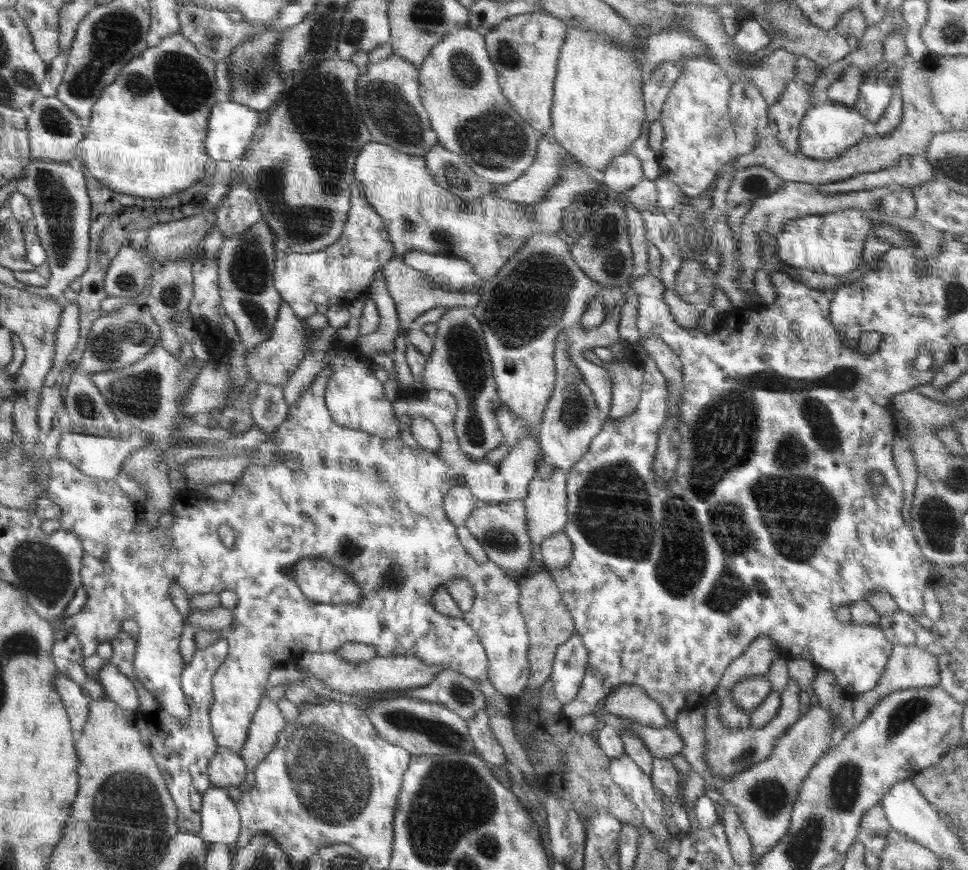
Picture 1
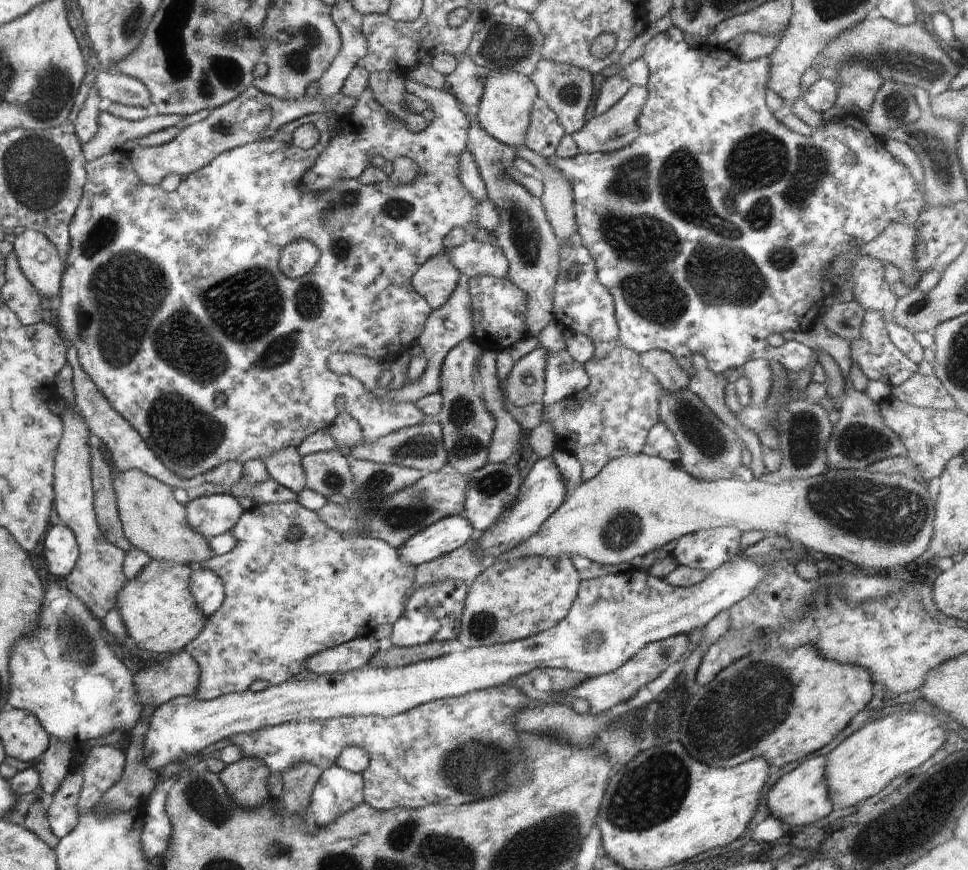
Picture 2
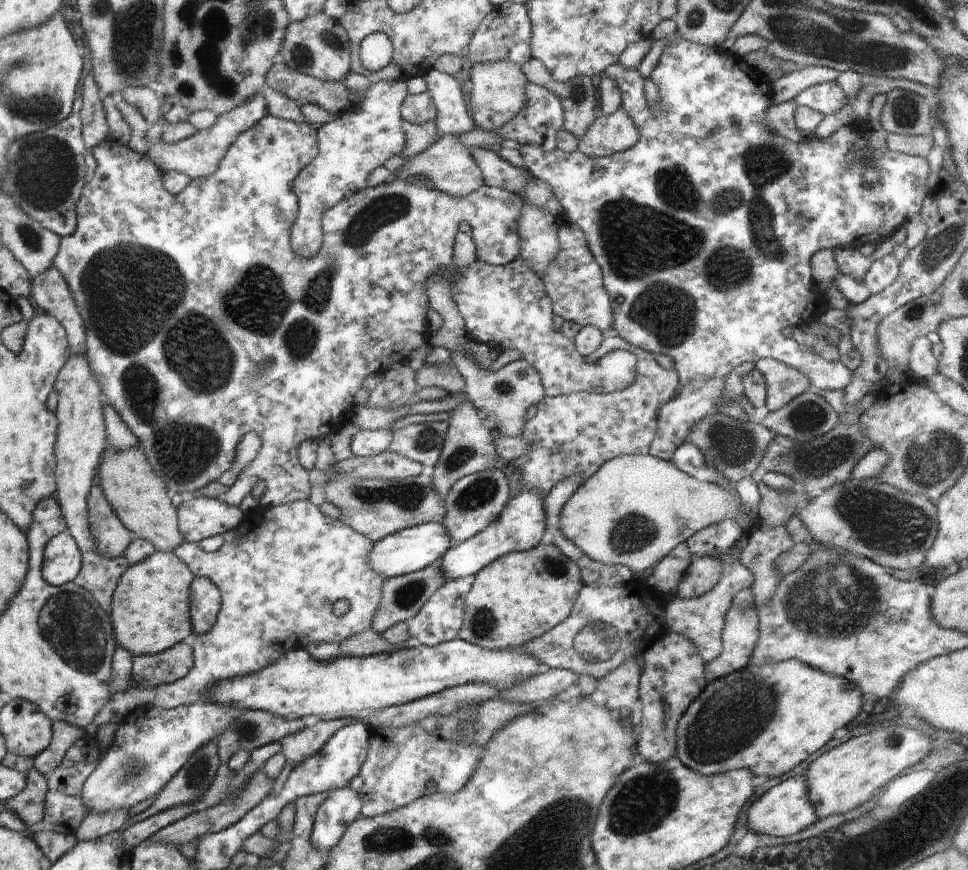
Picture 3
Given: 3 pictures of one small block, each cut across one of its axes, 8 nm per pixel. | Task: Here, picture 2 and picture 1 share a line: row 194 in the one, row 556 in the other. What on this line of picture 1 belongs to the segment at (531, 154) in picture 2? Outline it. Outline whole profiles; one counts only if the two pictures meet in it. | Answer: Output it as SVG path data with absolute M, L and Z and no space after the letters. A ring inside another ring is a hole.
M564 531L553 534L541 543L542 561L546 570L560 571L573 559L573 544Z

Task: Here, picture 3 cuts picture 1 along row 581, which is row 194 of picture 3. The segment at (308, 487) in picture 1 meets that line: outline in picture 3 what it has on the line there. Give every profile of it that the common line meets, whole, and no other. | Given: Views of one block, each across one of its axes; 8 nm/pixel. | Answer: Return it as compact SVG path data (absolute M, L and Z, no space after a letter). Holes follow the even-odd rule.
M430 69L423 77L409 77L406 80L380 81L371 84L363 93L360 106L352 105L342 111L336 120L329 120L314 130L311 122L292 122L283 118L266 115L250 130L244 130L226 151L224 158L218 164L218 170L208 178L197 178L174 196L166 192L163 185L163 171L148 158L148 156L131 149L128 144L123 145L109 139L94 146L90 153L96 159L97 166L94 176L84 186L82 198L78 202L78 230L70 236L62 238L62 250L58 252L52 266L66 279L76 308L82 316L86 332L87 358L94 376L98 376L102 392L105 394L106 404L112 406L118 416L128 425L130 432L136 435L138 446L145 453L154 472L162 478L170 497L174 494L186 495L196 492L206 484L217 481L223 472L229 469L236 456L236 446L247 432L256 432L262 438L262 446L256 458L240 472L236 482L224 494L224 504L232 508L240 507L244 514L258 509L260 506L272 508L279 504L290 504L298 500L310 499L310 483L308 471L299 461L299 444L304 440L315 441L323 434L332 433L348 422L352 422L355 411L355 395L368 375L378 373L380 368L388 366L389 360L406 360L412 351L426 350L424 362L428 365L451 365L450 350L443 346L432 347L428 343L431 329L426 320L429 298L426 294L426 284L432 276L454 272L452 280L452 296L456 303L465 328L470 338L486 344L500 352L516 349L540 375L545 396L589 392L611 393L626 390L632 386L637 375L637 358L635 354L625 350L612 350L596 363L588 363L575 347L573 341L568 340L554 326L554 312L552 302L544 288L544 281L532 270L532 266L524 260L517 260L520 252L520 238L518 238L518 218L522 212L523 200L519 194L508 192L501 187L486 184L465 197L450 196L440 192L428 180L425 184L408 184L401 179L394 180L380 186L366 187L366 180L373 170L382 166L392 156L402 154L406 144L406 132L402 126L400 106L408 94L422 94L428 91L436 106L437 119L435 124L438 134L458 136L475 127L475 122L469 112L468 104L460 89L460 82L452 75ZM466 222L472 229L472 238L476 245L476 260L464 268L462 272L454 266L455 236L459 232L458 226ZM210 256L210 260L206 260ZM228 276L228 278L226 278ZM206 286L210 290L206 290ZM180 328L180 330L176 330ZM224 332L230 332L230 340L224 340ZM212 344L216 344L212 348ZM432 347L432 348L429 348ZM178 364L178 366L176 366ZM184 380L184 386L182 386ZM258 480L264 480L266 490L259 502L251 495L251 490Z

